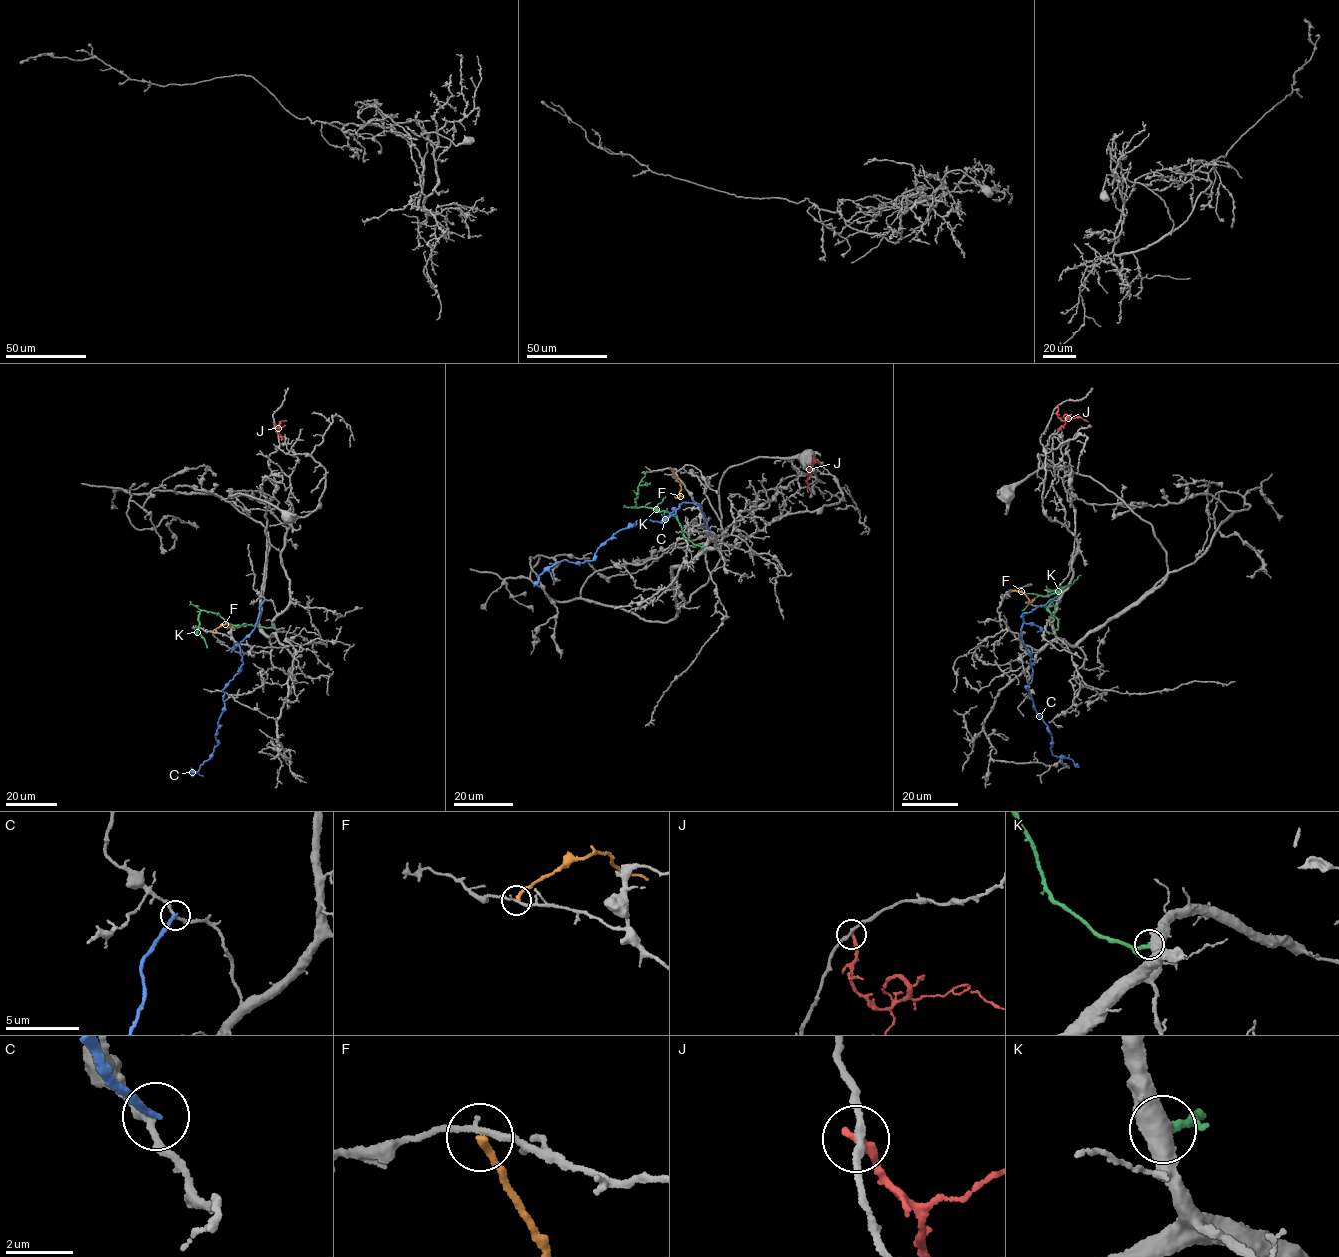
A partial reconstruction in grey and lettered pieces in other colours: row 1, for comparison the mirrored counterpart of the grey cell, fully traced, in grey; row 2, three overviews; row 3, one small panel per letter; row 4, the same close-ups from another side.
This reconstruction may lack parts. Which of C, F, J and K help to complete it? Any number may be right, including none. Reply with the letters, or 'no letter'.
no letter

